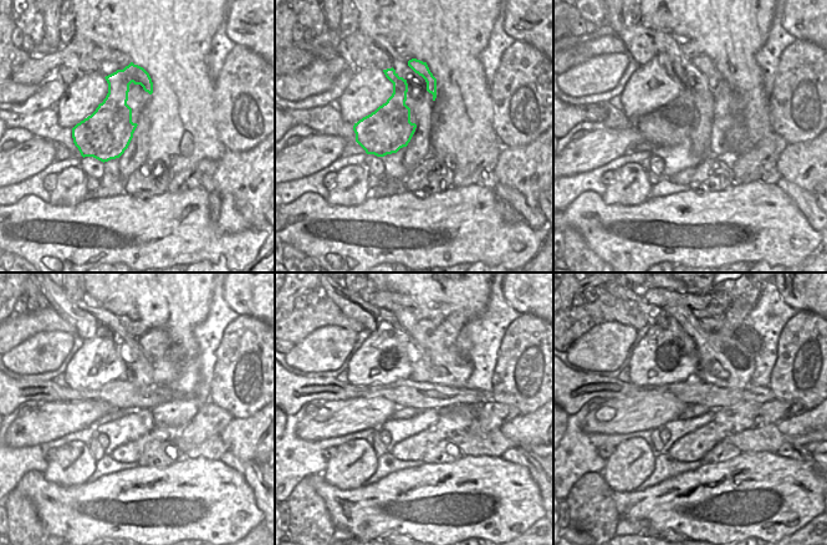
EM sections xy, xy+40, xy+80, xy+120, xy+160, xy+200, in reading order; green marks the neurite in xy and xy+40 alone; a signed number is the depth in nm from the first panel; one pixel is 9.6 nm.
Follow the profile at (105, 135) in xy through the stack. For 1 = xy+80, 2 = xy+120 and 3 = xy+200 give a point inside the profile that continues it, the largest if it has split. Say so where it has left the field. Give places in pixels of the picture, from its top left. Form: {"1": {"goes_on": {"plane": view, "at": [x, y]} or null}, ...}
{"1": {"goes_on": {"plane": "xy+80", "at": [656, 130]}}, "2": {"goes_on": {"plane": "xy+120", "at": [156, 342]}}, "3": {"goes_on": {"plane": "xy+200", "at": [736, 314]}}}

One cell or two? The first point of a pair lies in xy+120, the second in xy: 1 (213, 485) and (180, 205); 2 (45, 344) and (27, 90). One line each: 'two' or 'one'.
1: one
2: one

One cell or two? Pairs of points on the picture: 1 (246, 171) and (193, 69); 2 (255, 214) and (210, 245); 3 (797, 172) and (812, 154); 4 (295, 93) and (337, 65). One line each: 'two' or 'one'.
1: two
2: two
3: one
4: one

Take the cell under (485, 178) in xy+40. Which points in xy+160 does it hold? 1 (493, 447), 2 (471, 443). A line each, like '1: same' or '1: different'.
1: same
2: same

